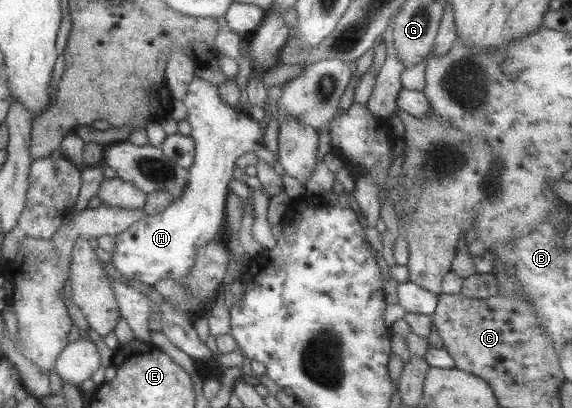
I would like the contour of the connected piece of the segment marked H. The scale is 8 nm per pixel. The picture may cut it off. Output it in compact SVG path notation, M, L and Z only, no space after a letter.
M193 77L187 83L187 93L182 102L187 112L186 121L190 124L189 136L194 142L194 160L187 169L189 176L181 196L172 200L159 214L143 215L141 219L114 236L115 250L111 252L111 264L123 278L146 285L153 285L159 280L174 280L179 283L181 278L189 274L195 262L197 248L207 244L217 235L219 222L224 220L224 206L229 191L227 182L232 178L233 166L239 156L255 154L258 161L271 166L275 163L273 154L261 142L265 128L261 128L259 122L250 118L247 113L243 113L238 105L231 106L224 102L215 84L203 78Z

